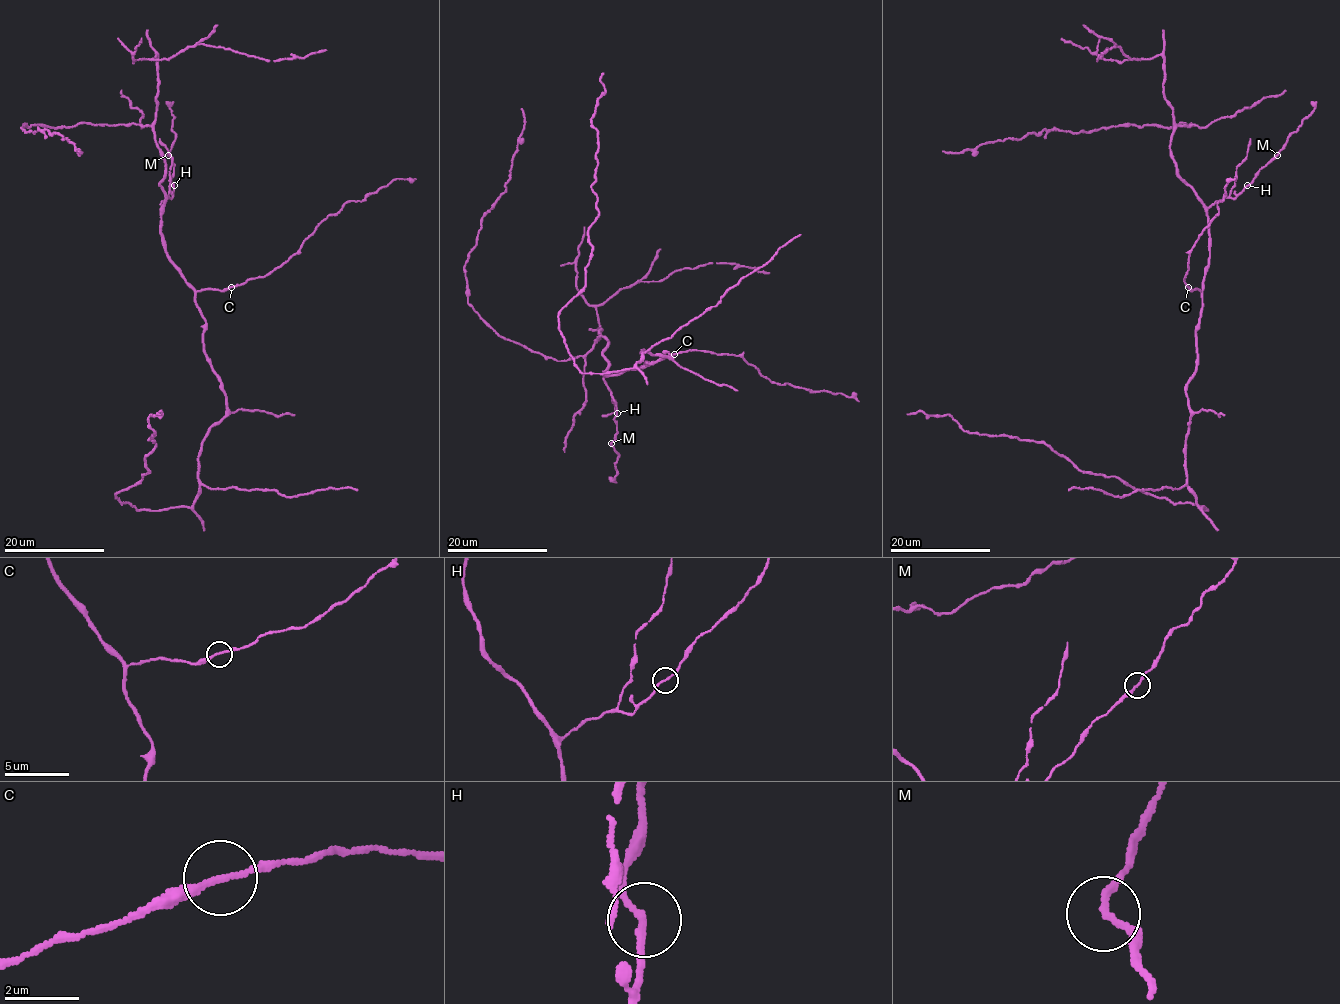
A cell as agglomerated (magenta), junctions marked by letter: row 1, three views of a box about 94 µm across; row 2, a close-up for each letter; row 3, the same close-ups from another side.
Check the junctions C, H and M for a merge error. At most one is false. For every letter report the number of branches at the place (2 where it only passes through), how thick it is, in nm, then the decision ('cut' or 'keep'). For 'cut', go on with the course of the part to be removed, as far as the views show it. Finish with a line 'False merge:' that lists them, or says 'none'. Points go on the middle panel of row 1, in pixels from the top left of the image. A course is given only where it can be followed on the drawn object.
C: branches 2; calibre 170 nm; keep
H: branches 2; calibre 170 nm; keep
M: branches 2; calibre 170 nm; keep
False merge: none

